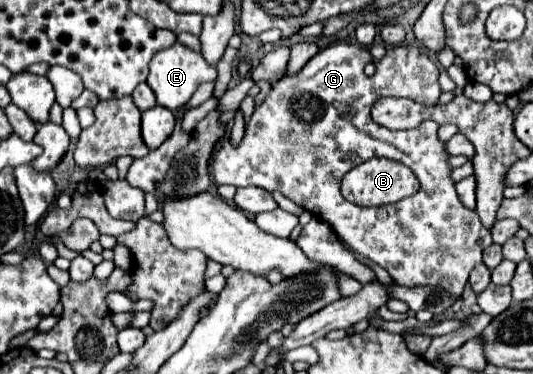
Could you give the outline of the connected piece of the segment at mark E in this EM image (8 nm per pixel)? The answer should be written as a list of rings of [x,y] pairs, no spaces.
[[[175,43],[173,47],[165,49],[165,51],[159,51],[151,65],[149,65],[149,77],[147,77],[147,85],[153,89],[155,97],[157,97],[157,103],[161,107],[167,107],[171,111],[177,111],[181,105],[185,105],[191,95],[195,93],[195,89],[201,85],[201,83],[207,83],[208,81],[215,81],[217,78],[217,70],[211,67],[203,59],[201,53],[181,45],[181,43]]]

